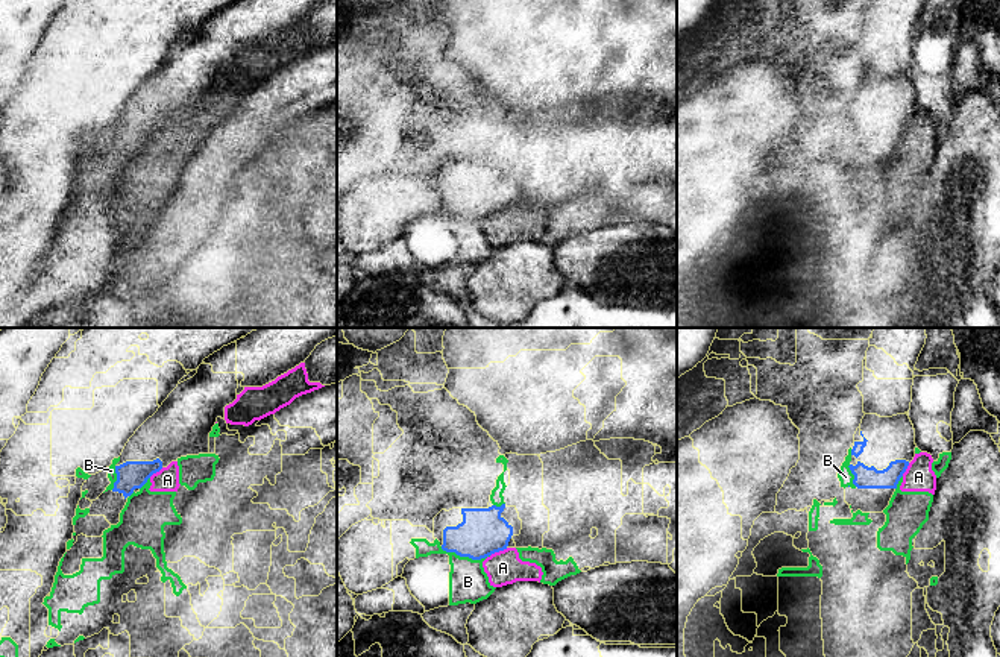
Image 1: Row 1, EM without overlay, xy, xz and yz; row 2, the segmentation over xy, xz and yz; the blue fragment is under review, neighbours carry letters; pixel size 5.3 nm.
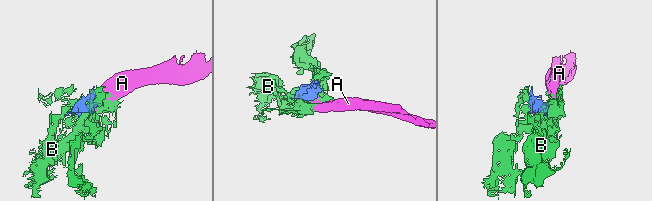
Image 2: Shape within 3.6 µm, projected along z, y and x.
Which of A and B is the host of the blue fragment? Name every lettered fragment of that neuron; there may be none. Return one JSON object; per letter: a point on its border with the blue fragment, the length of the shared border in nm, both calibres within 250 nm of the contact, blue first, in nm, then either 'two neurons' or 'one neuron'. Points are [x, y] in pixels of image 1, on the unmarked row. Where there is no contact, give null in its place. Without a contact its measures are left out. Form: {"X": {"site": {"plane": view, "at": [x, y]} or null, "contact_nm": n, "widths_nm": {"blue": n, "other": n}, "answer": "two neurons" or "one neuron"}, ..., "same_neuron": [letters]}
{"A": {"site": {"plane": "xz", "at": [498, 211]}, "contact_nm": 100, "widths_nm": {"blue": 240, "other": 180}, "answer": "two neurons"}, "B": {"site": {"plane": "xz", "at": [465, 216]}, "contact_nm": 260, "widths_nm": {"blue": 240, "other": 200}, "answer": "two neurons"}, "same_neuron": []}

